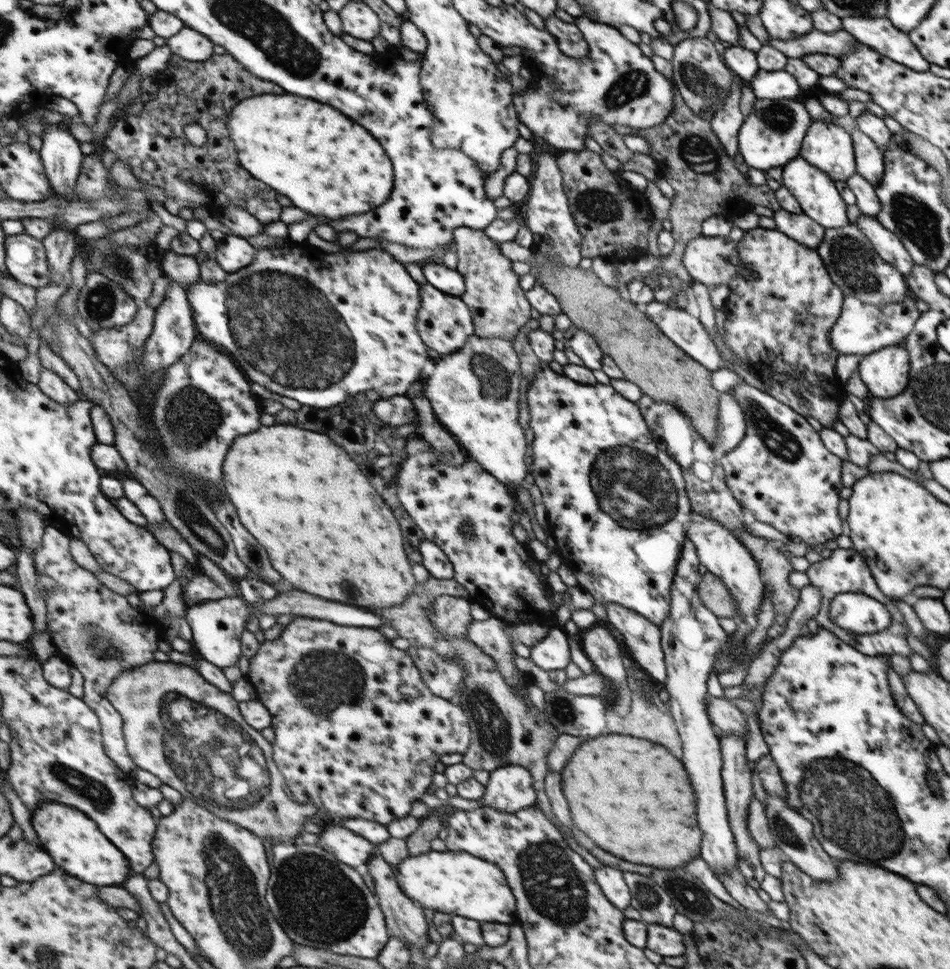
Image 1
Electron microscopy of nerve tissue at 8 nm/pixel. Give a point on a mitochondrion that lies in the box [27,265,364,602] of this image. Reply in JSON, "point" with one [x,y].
{"point":[192,418]}

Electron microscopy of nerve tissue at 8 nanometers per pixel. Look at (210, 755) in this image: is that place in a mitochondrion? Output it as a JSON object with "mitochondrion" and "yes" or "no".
{"mitochondrion":"yes"}

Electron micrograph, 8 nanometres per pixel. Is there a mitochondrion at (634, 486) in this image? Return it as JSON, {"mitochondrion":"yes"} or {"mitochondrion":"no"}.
{"mitochondrion":"yes"}

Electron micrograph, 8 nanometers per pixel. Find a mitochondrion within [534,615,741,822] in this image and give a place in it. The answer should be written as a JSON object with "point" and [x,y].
{"point":[561,709]}

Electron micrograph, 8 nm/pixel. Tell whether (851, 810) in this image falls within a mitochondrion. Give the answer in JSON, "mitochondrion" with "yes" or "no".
{"mitochondrion":"yes"}

